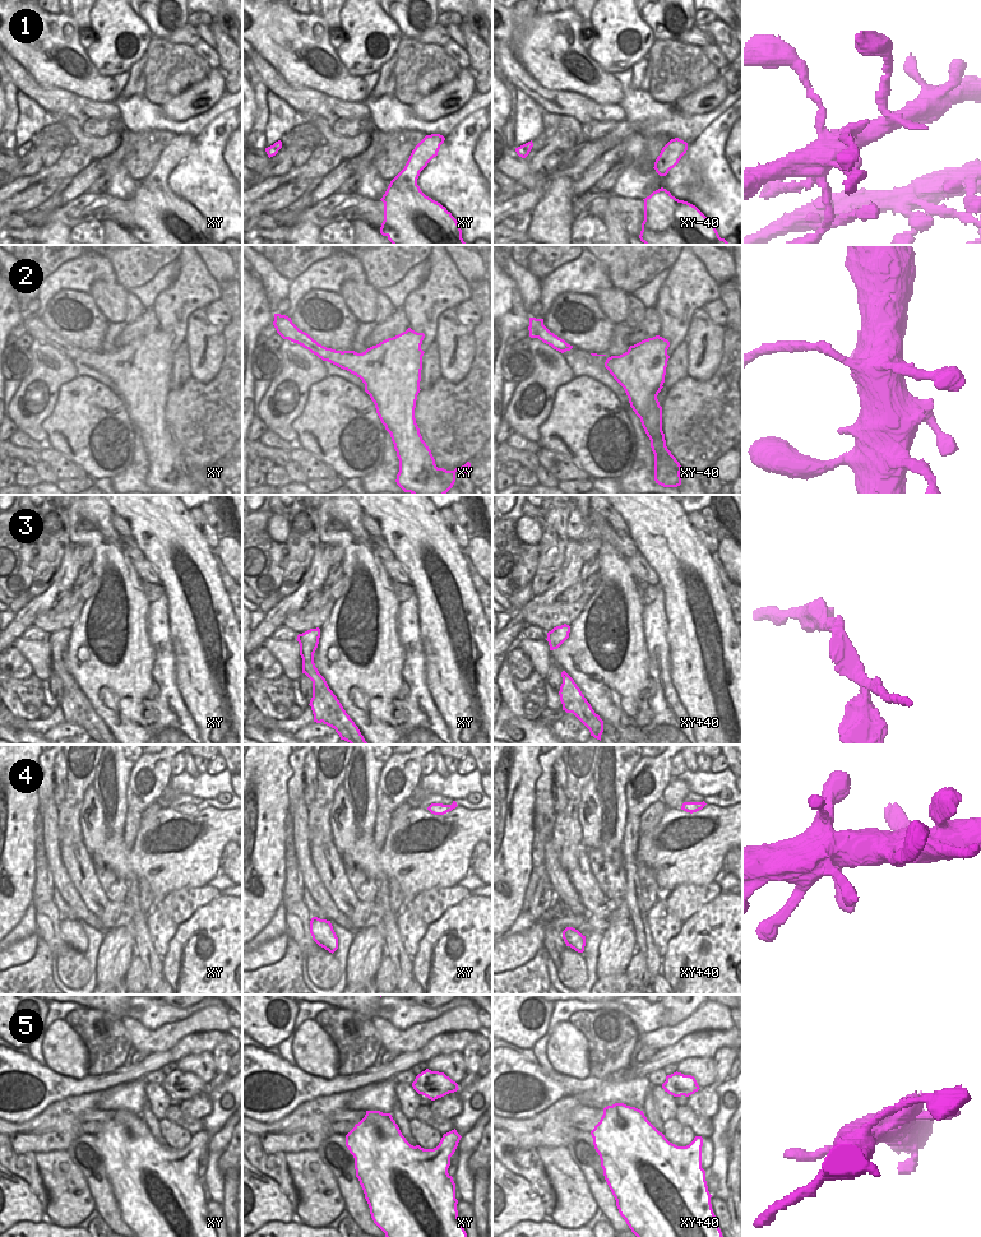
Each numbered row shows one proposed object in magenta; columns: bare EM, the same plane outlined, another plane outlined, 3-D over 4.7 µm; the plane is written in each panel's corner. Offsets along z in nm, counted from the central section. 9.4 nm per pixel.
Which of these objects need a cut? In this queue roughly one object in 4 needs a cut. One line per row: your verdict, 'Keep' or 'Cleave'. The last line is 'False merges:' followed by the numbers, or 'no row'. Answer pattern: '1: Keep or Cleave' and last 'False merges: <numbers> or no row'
1: Keep
2: Cleave
3: Cleave
4: Keep
5: Keep
False merges: 2, 3.

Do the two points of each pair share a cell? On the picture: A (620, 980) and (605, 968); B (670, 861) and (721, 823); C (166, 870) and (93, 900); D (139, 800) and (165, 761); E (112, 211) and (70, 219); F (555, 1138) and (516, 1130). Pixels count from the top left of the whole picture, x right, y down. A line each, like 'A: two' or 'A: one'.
A: two
B: one
C: two
D: one
E: one
F: one

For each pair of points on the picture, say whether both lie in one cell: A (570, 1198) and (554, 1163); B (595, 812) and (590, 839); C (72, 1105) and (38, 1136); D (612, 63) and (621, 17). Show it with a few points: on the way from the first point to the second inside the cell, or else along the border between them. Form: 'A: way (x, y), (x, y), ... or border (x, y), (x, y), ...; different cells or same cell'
A: way (570, 1189), (563, 1172); same cell
B: way (591, 819), (591, 833); same cell
C: way (64, 1112), (46, 1130); same cell
D: way (615, 51), (619, 28); same cell

